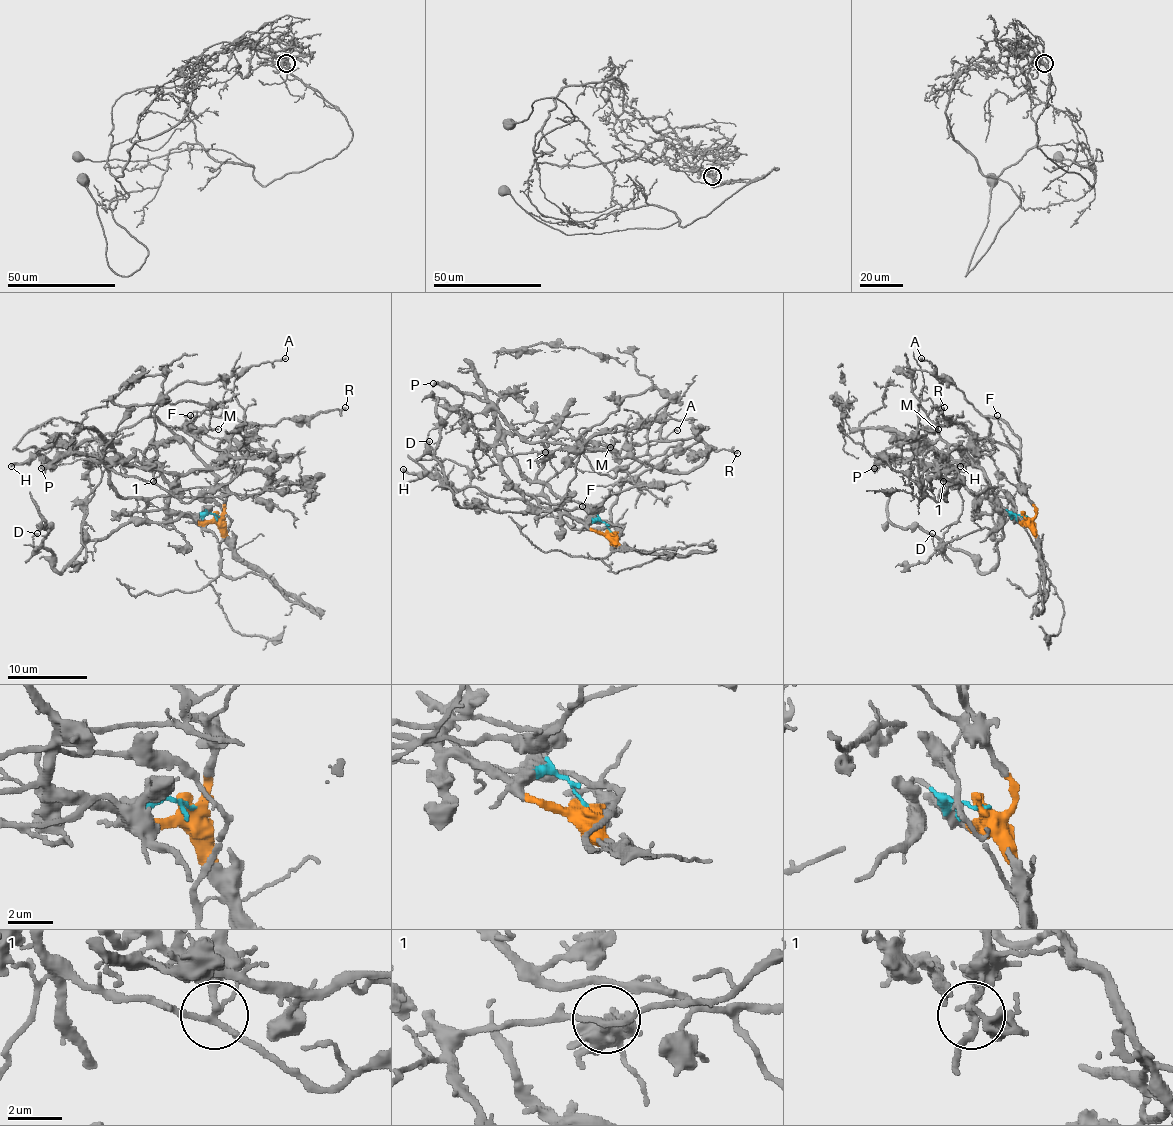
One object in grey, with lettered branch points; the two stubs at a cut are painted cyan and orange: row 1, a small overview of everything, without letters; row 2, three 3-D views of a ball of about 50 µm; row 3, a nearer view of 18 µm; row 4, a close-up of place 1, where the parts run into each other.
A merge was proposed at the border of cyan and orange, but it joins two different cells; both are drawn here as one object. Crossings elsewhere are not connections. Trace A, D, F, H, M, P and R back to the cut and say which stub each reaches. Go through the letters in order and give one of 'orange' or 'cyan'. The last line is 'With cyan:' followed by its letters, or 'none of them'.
A: orange
D: cyan
F: orange
H: orange
M: cyan
P: cyan
R: orange
With cyan: D, M, P

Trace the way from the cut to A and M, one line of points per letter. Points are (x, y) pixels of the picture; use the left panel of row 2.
A: (220, 517), (224, 491), (216, 481), (216, 475), (160, 423), (150, 409), (186, 381), (210, 383), (286, 357)
M: (220, 517), (154, 523), (109, 471), (190, 503), (234, 467), (316, 479), (188, 433), (218, 429)

